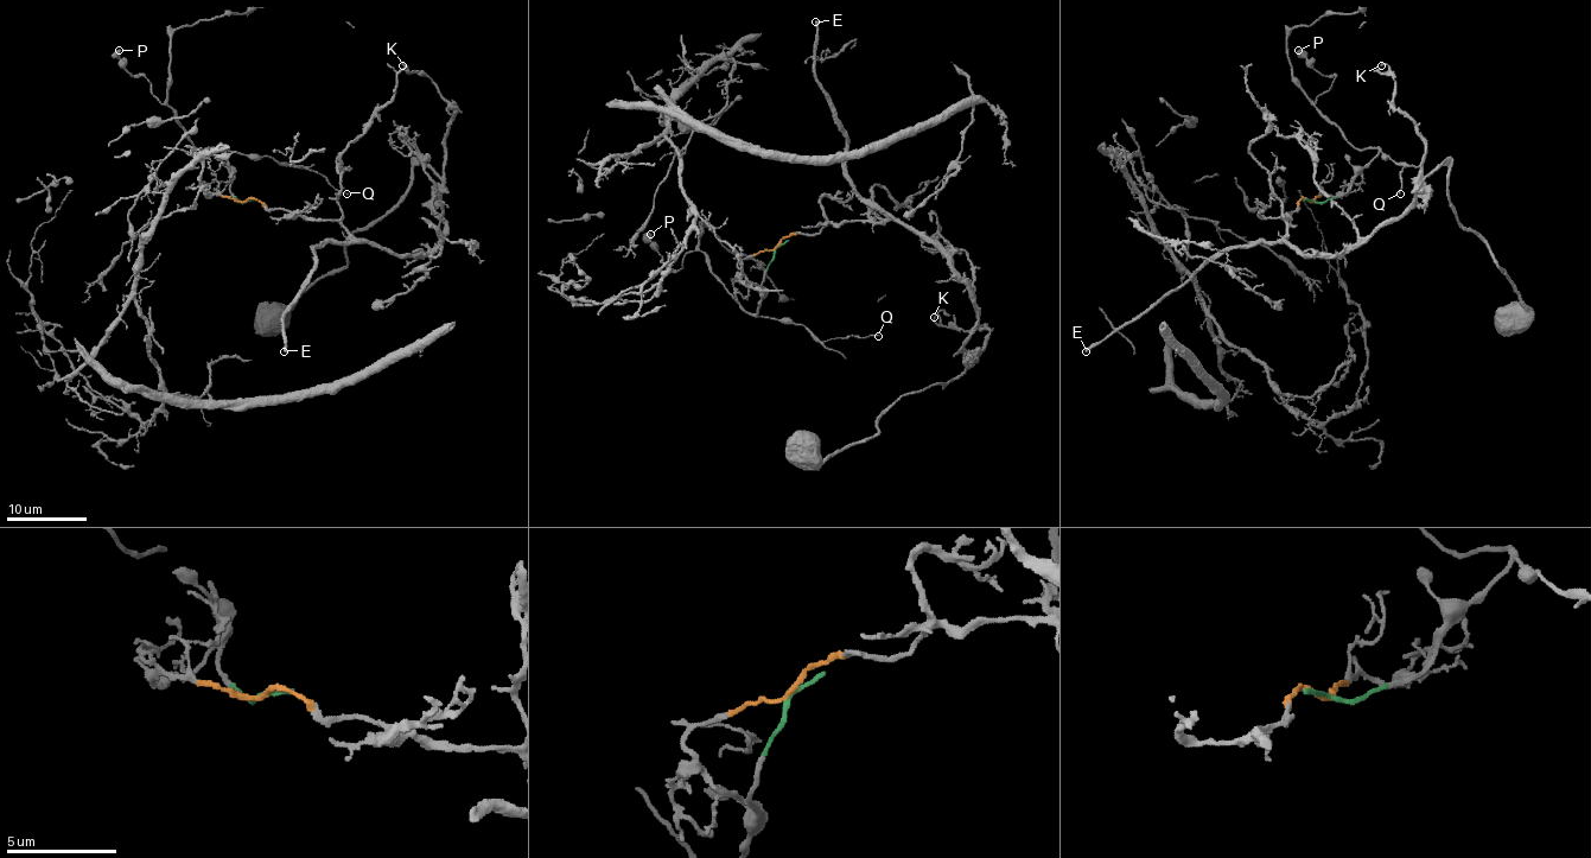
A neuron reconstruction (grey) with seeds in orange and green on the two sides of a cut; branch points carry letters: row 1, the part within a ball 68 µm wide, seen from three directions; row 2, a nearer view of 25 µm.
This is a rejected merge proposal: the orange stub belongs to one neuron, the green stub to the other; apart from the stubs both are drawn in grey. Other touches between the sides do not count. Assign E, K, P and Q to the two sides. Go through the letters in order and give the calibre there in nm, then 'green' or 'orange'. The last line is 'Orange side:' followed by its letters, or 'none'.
E: calibre 280 nm; orange
K: calibre 170 nm; orange
P: calibre 480 nm; green
Q: calibre 110 nm; green
Orange side: E, K

